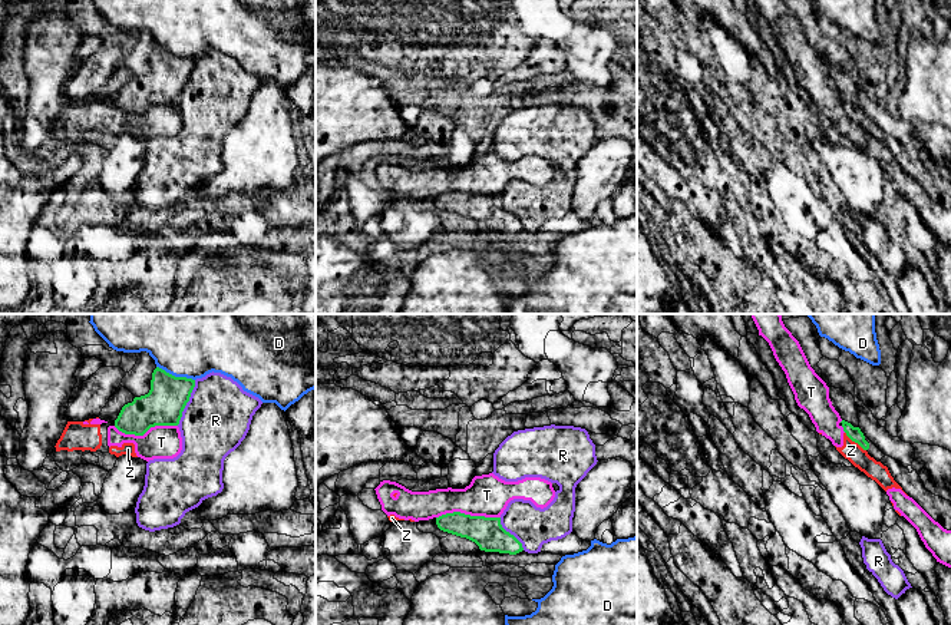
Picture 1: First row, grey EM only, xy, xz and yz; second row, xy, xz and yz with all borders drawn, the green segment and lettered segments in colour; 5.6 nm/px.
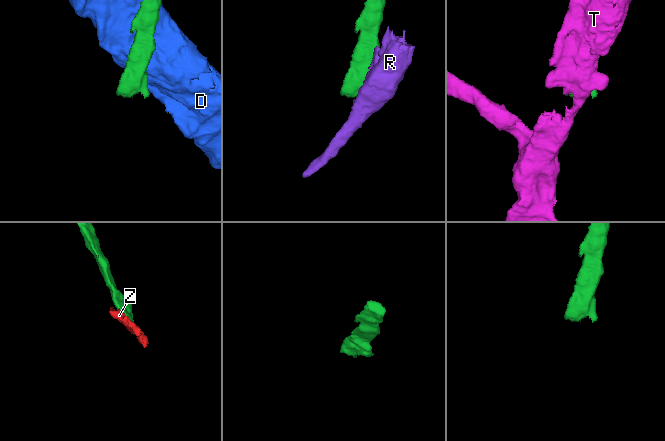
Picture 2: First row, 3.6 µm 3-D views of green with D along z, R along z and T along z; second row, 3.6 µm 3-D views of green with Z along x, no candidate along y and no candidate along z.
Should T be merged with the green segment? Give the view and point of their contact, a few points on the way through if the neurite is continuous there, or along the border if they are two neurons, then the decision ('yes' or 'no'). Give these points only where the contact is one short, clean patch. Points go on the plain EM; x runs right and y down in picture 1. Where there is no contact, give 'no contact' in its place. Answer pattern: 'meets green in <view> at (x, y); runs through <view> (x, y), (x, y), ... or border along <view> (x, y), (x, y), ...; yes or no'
meets green in xz at (468, 194); no

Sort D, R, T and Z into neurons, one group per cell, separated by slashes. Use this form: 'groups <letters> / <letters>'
groups D / R / T Z

